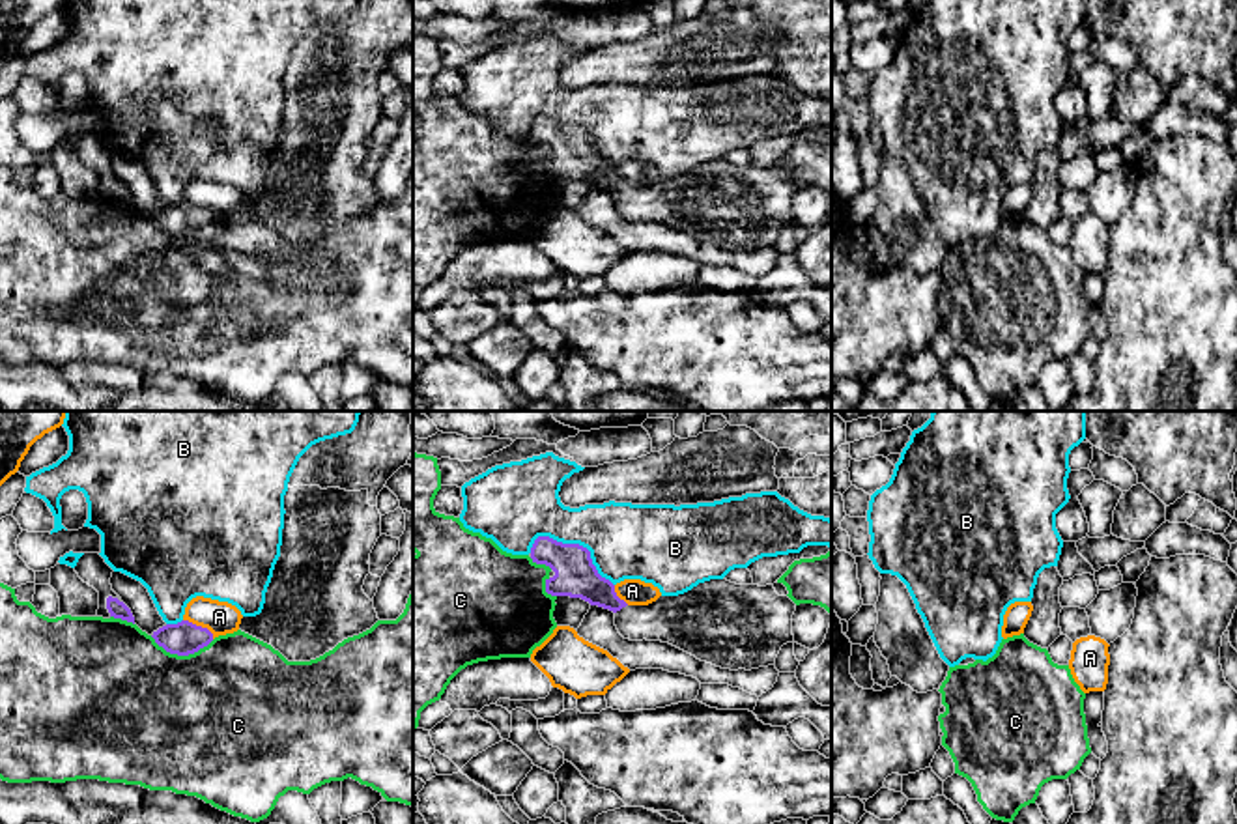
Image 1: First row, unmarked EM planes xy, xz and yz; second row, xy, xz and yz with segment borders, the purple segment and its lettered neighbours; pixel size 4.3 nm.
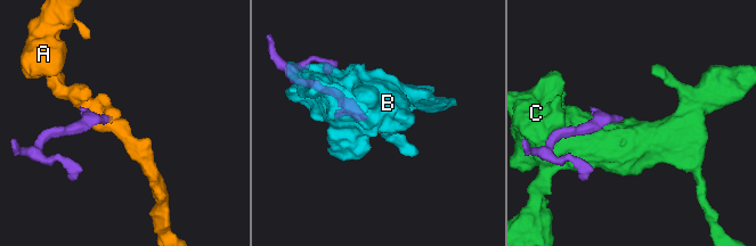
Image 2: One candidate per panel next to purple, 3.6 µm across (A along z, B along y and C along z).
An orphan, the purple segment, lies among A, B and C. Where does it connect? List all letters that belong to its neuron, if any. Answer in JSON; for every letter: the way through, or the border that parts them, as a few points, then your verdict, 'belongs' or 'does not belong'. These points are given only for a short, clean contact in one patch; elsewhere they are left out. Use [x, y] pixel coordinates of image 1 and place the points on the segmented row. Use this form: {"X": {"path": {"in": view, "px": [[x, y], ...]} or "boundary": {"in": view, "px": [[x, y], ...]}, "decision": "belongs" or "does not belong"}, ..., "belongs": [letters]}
{"A": {"boundary": {"in": "xy", "px": [[184, 619], [204, 626], [213, 638]]}, "decision": "does not belong"}, "B": {"decision": "does not belong"}, "C": {"decision": "does not belong"}, "belongs": []}

